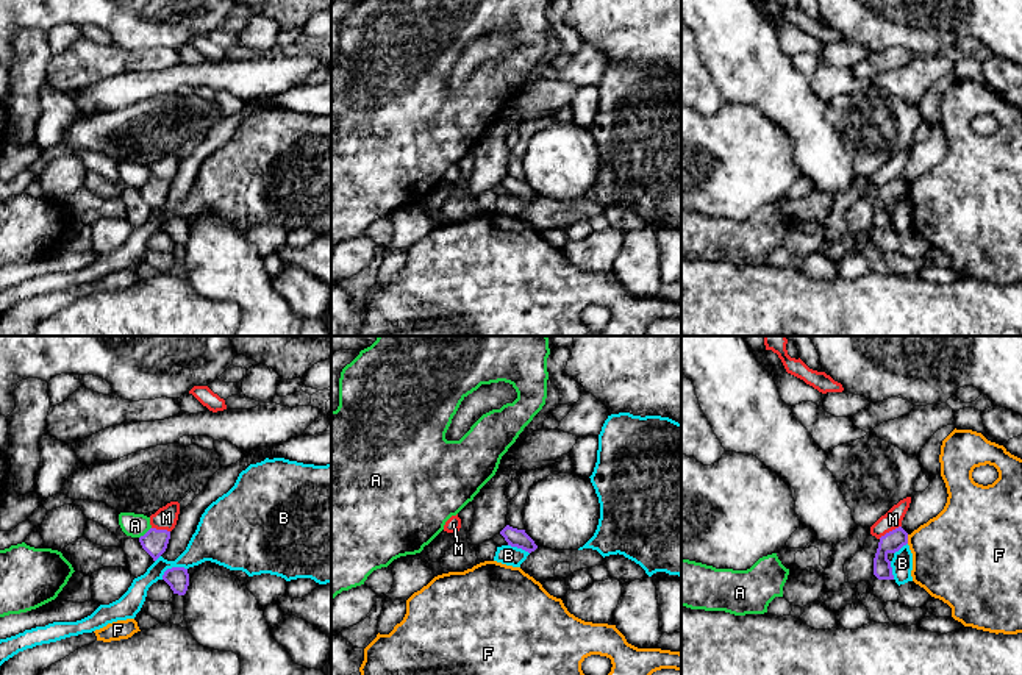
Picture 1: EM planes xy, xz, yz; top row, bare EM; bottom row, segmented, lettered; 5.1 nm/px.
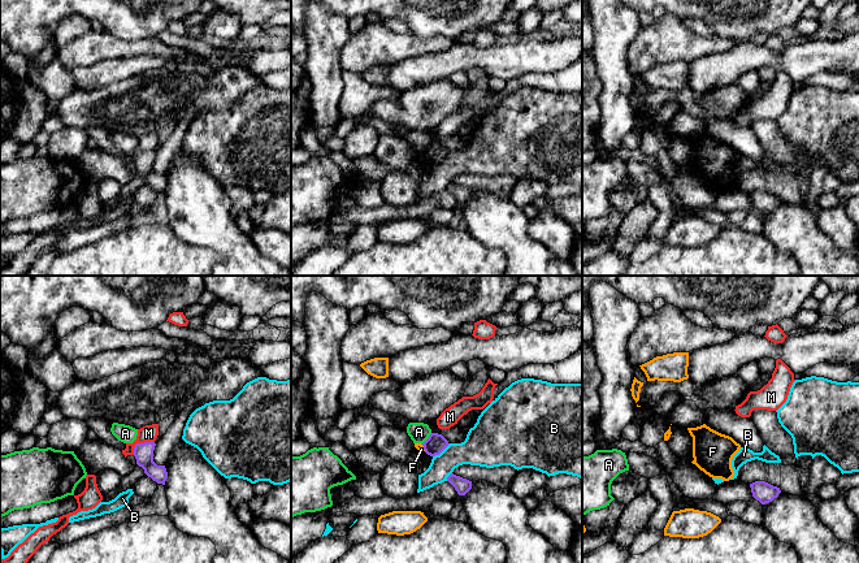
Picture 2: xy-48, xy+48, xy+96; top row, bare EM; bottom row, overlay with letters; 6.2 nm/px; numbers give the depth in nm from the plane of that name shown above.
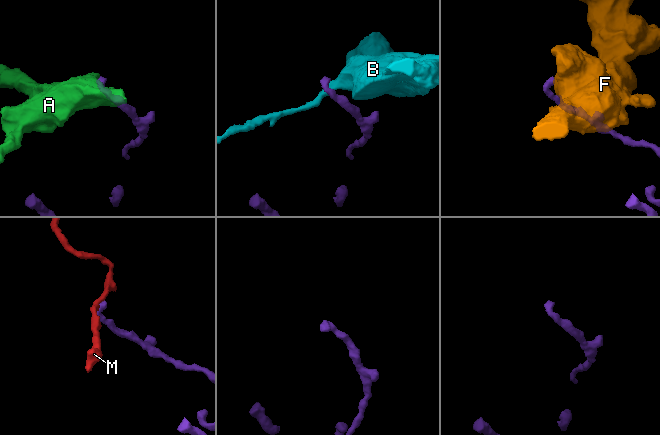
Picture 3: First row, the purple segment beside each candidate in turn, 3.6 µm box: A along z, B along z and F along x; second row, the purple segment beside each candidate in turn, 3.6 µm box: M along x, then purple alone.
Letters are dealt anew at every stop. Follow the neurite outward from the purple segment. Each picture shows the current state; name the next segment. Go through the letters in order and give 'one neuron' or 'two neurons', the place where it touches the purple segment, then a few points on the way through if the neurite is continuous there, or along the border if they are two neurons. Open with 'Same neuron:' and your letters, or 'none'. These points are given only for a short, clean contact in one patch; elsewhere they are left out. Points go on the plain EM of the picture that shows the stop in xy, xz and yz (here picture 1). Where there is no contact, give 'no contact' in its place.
Same neuron: none
A: two neurons; contact xy (146, 183); border xy (150, 177), (139, 188)
B: two neurons; contact xy (172, 217); border xy (186, 217), (169, 217), (161, 228)
F: two neurons; contact yz (907, 189)
M: two neurons; contact yz (889, 182); border yz (900, 175), (879, 188)

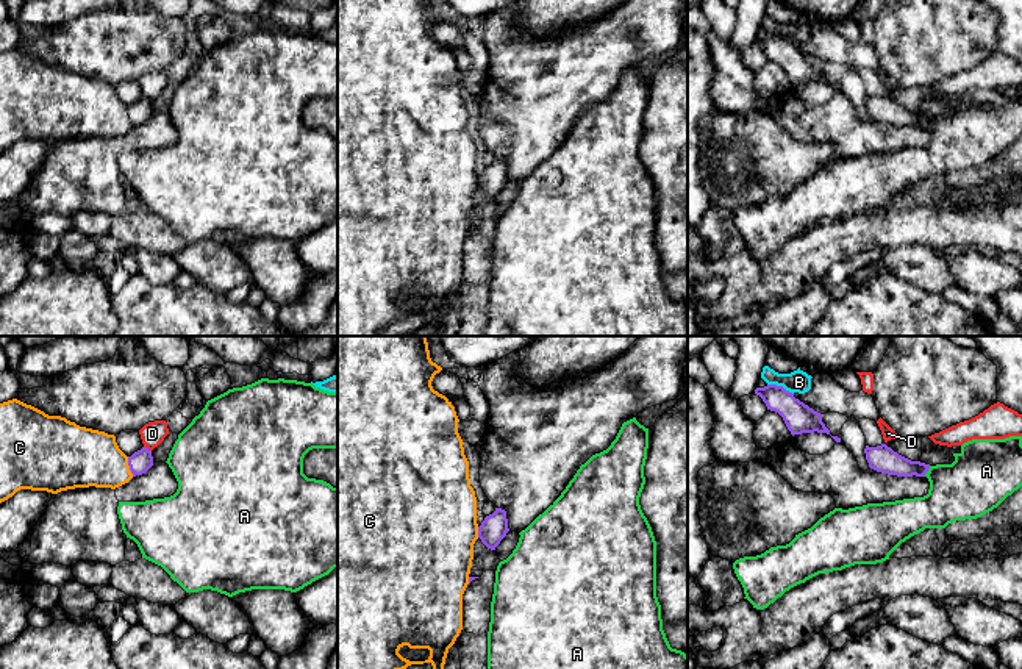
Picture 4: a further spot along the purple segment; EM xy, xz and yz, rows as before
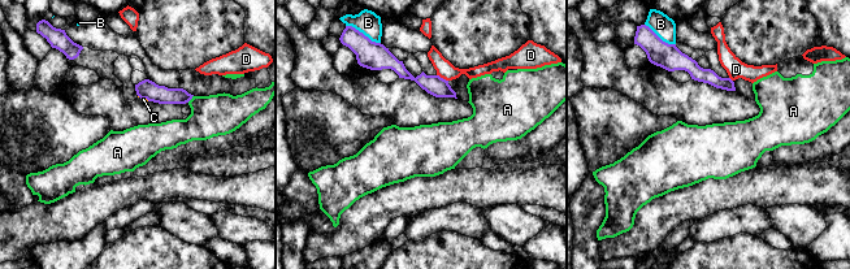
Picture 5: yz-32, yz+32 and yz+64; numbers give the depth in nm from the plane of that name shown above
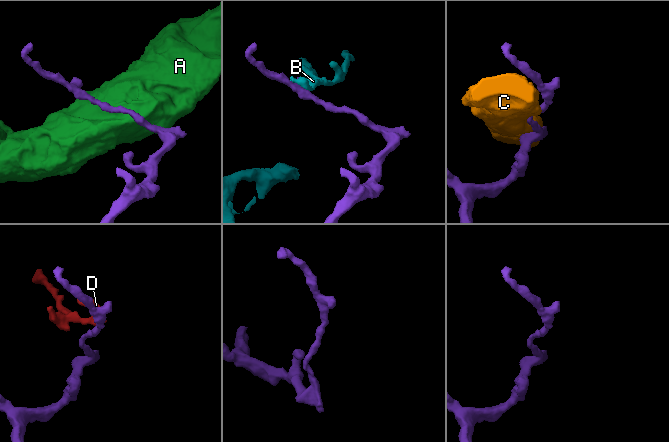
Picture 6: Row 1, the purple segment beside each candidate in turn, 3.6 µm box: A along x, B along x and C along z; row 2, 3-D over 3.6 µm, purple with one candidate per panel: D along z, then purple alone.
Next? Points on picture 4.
Same neuron: none
A: two neurons; contact yz (927, 121); border yz (930, 116), (924, 125)
B: two neurons; contact yz (780, 36)
C: two neurons; contact xy (128, 114)
D: two neurons; contact xy (146, 97); border xy (144, 96), (150, 100)

